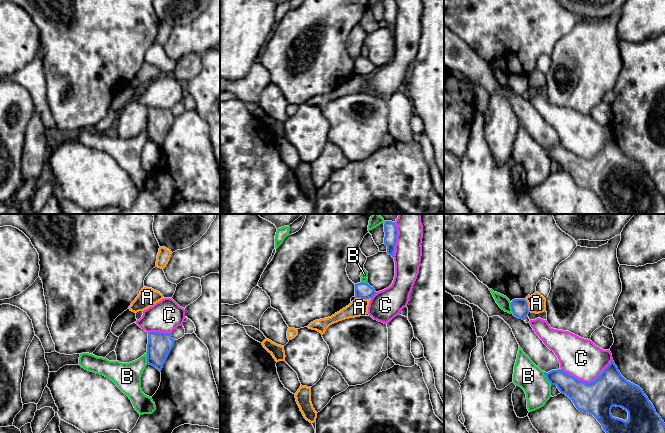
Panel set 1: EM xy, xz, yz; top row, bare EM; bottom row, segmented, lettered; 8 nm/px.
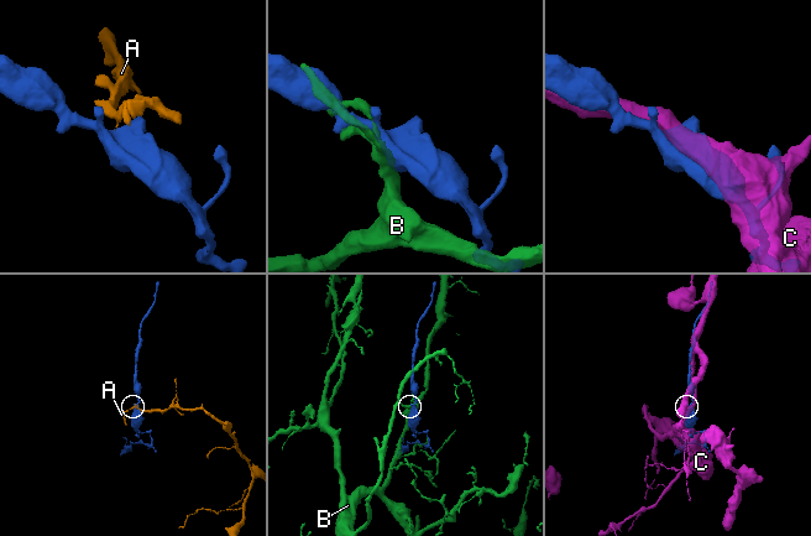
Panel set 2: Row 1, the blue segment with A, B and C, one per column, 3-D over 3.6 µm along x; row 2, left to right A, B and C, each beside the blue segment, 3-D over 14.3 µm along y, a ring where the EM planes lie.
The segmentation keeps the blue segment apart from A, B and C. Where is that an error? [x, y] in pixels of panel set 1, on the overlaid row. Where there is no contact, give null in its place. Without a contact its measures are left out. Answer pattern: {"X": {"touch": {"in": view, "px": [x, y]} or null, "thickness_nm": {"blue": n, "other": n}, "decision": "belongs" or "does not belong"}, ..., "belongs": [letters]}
{"A": {"touch": {"in": "xz", "px": [363, 298]}, "thickness_nm": {"blue": 130, "other": 140}, "decision": "does not belong"}, "B": {"touch": {"in": "yz", "px": [547, 379]}, "thickness_nm": {"blue": 170, "other": 220}, "decision": "does not belong"}, "C": {"touch": {"in": "yz", "px": [586, 382]}, "thickness_nm": {"blue": 280, "other": 320}, "decision": "does not belong"}, "belongs": []}

